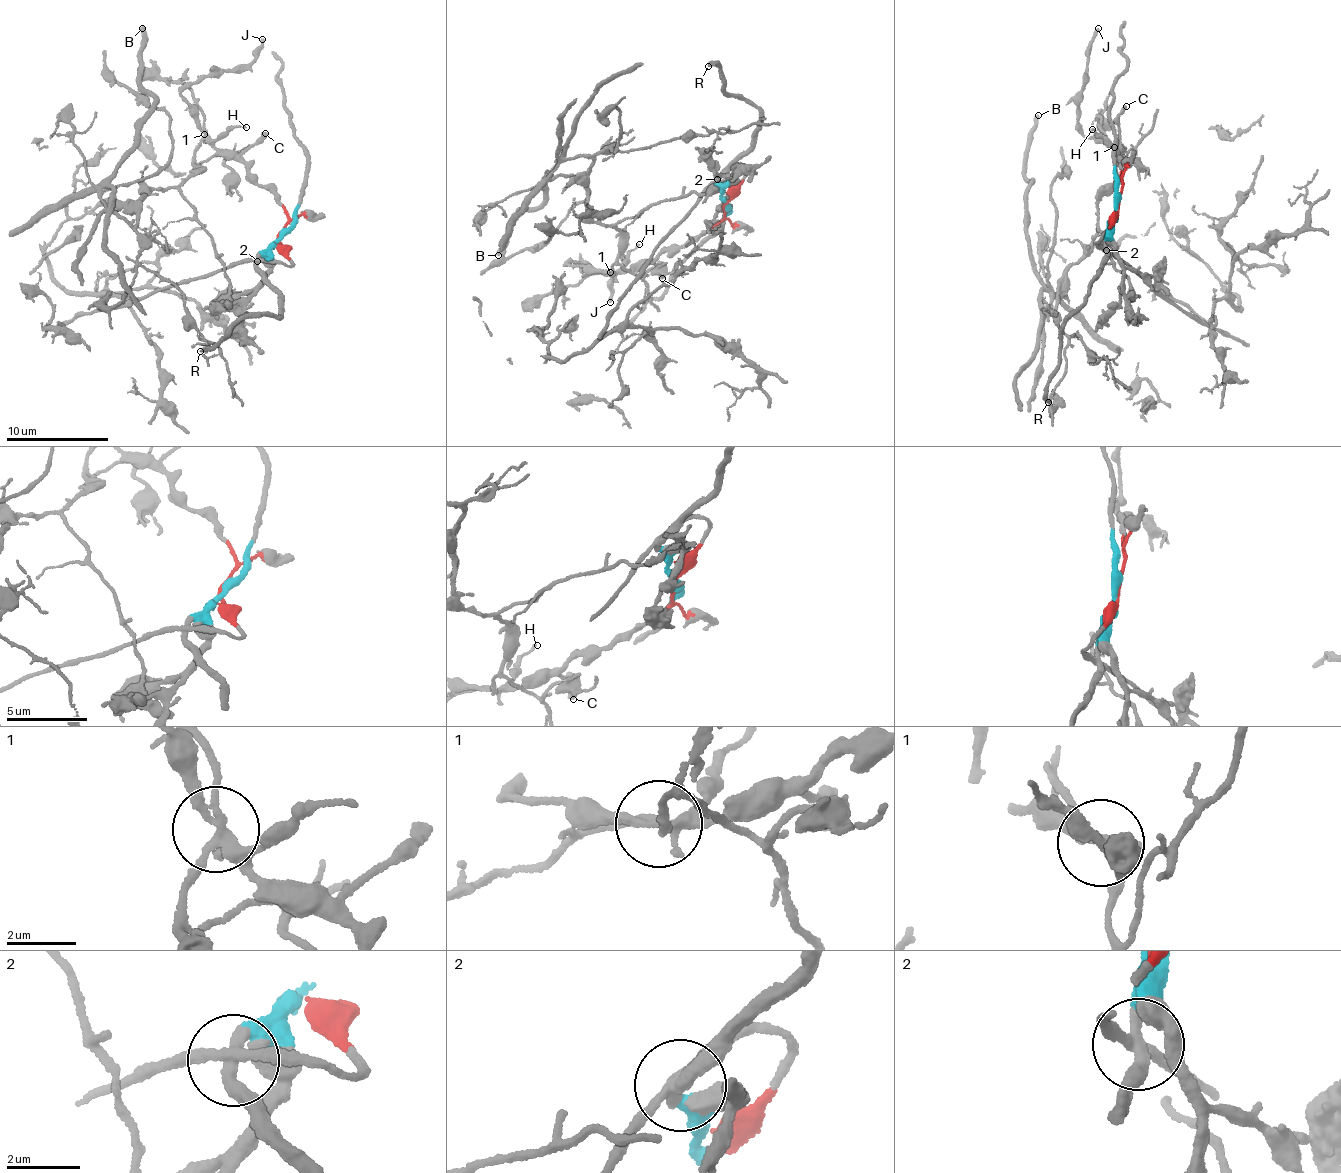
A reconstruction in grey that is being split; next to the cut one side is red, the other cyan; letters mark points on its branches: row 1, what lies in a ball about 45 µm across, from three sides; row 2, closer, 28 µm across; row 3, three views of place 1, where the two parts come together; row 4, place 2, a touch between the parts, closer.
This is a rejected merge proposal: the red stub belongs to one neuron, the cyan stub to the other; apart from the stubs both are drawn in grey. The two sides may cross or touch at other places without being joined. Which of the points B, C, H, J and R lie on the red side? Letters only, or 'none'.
C, H, J

